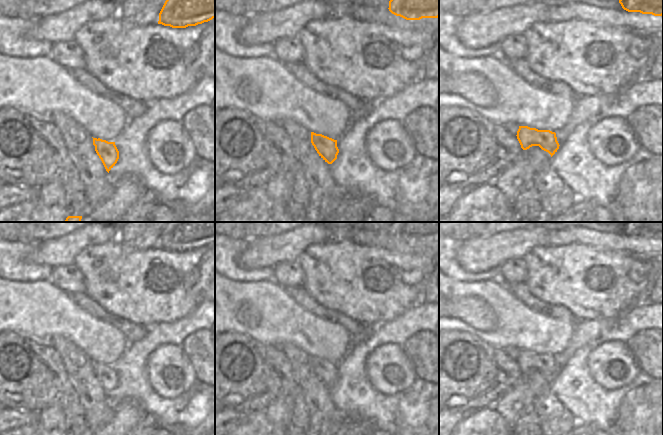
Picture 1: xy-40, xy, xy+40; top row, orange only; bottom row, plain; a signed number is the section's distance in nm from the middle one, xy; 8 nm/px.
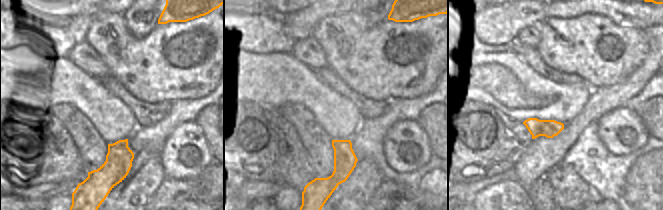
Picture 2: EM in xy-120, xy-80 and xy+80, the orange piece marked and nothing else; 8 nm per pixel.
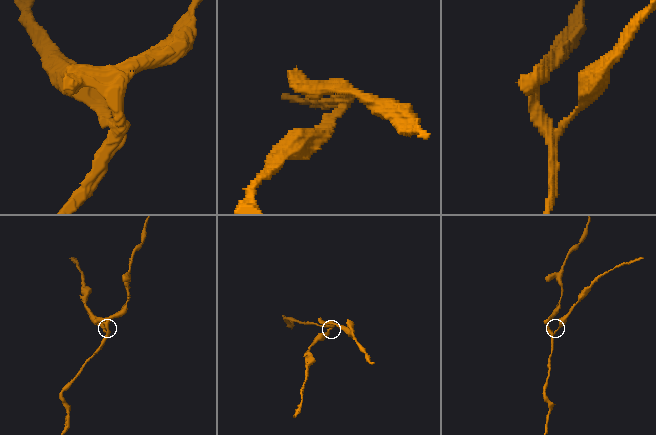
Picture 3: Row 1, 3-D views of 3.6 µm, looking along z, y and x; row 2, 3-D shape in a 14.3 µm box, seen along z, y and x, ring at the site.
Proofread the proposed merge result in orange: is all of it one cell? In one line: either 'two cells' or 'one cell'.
two cells

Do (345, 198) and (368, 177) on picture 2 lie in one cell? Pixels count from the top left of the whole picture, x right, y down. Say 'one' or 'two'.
one

